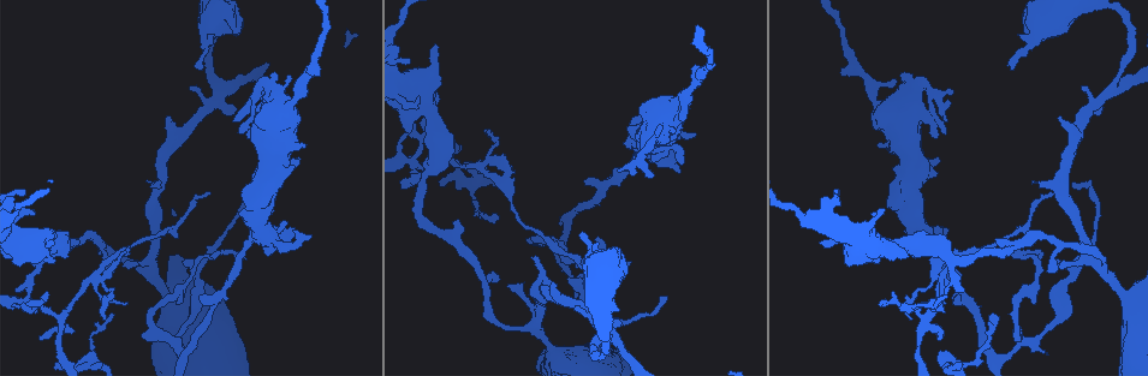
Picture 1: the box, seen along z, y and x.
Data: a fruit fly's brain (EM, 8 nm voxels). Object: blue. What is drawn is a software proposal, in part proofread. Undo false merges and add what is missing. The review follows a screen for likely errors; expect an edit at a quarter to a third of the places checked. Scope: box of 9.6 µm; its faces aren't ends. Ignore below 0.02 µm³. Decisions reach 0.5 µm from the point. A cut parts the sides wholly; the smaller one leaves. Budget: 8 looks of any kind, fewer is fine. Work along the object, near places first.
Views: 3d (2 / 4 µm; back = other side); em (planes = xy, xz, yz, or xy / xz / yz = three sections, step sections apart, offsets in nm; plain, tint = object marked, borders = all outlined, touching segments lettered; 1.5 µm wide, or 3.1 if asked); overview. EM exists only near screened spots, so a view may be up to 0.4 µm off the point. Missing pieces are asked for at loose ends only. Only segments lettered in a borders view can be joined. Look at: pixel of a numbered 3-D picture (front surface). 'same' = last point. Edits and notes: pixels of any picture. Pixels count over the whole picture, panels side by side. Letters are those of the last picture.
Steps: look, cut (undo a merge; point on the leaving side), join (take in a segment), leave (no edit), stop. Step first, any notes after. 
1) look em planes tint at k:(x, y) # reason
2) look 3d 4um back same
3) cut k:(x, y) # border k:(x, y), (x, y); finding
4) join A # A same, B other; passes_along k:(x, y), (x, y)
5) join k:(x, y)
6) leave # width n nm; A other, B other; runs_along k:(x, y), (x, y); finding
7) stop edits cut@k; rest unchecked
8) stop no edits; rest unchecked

look em xz step 4 tint at 1:(149, 182) # free end

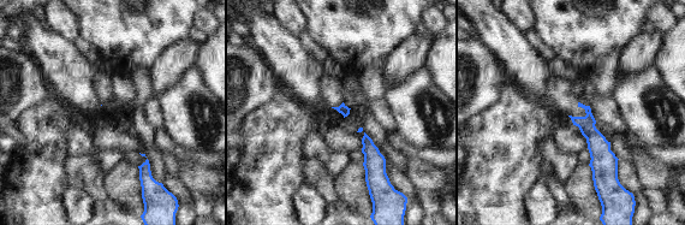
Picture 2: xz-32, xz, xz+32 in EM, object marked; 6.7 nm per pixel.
look em xz step 4 borders same

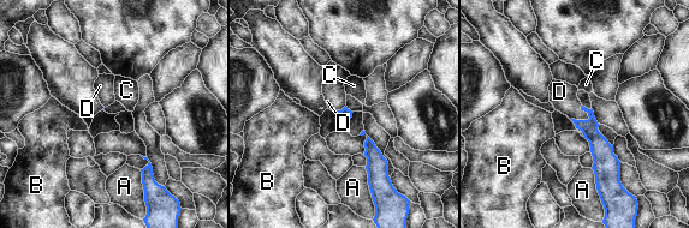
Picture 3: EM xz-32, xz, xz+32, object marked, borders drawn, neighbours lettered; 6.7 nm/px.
join D # A other, B other, C other, D same; it goes on there

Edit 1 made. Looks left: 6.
look overview # see it whole again

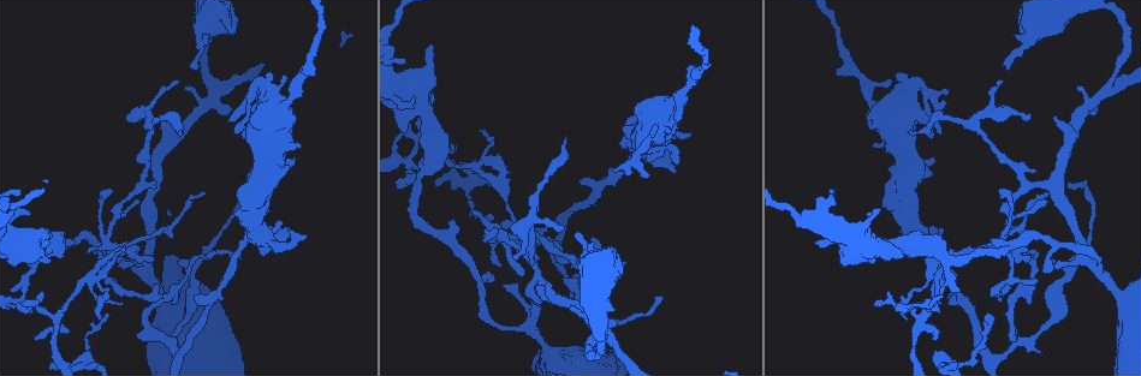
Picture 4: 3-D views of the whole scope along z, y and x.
look 3d 2um at 4:(502, 158) # thin end

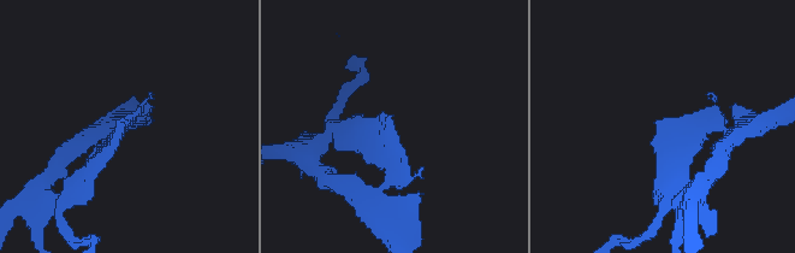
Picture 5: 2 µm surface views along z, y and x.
look em planes borders at 5:(391, 121) # now the EM

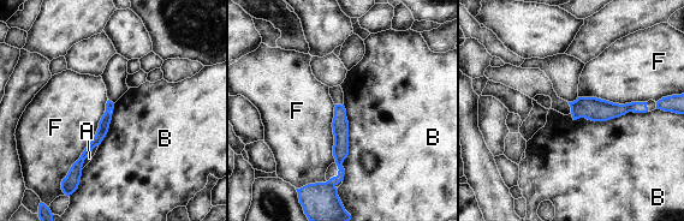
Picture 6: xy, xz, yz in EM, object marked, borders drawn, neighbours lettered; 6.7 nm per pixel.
leave # A other, B other, F other; none of them fits

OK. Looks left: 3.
stop edits join@3; rest unchecked

